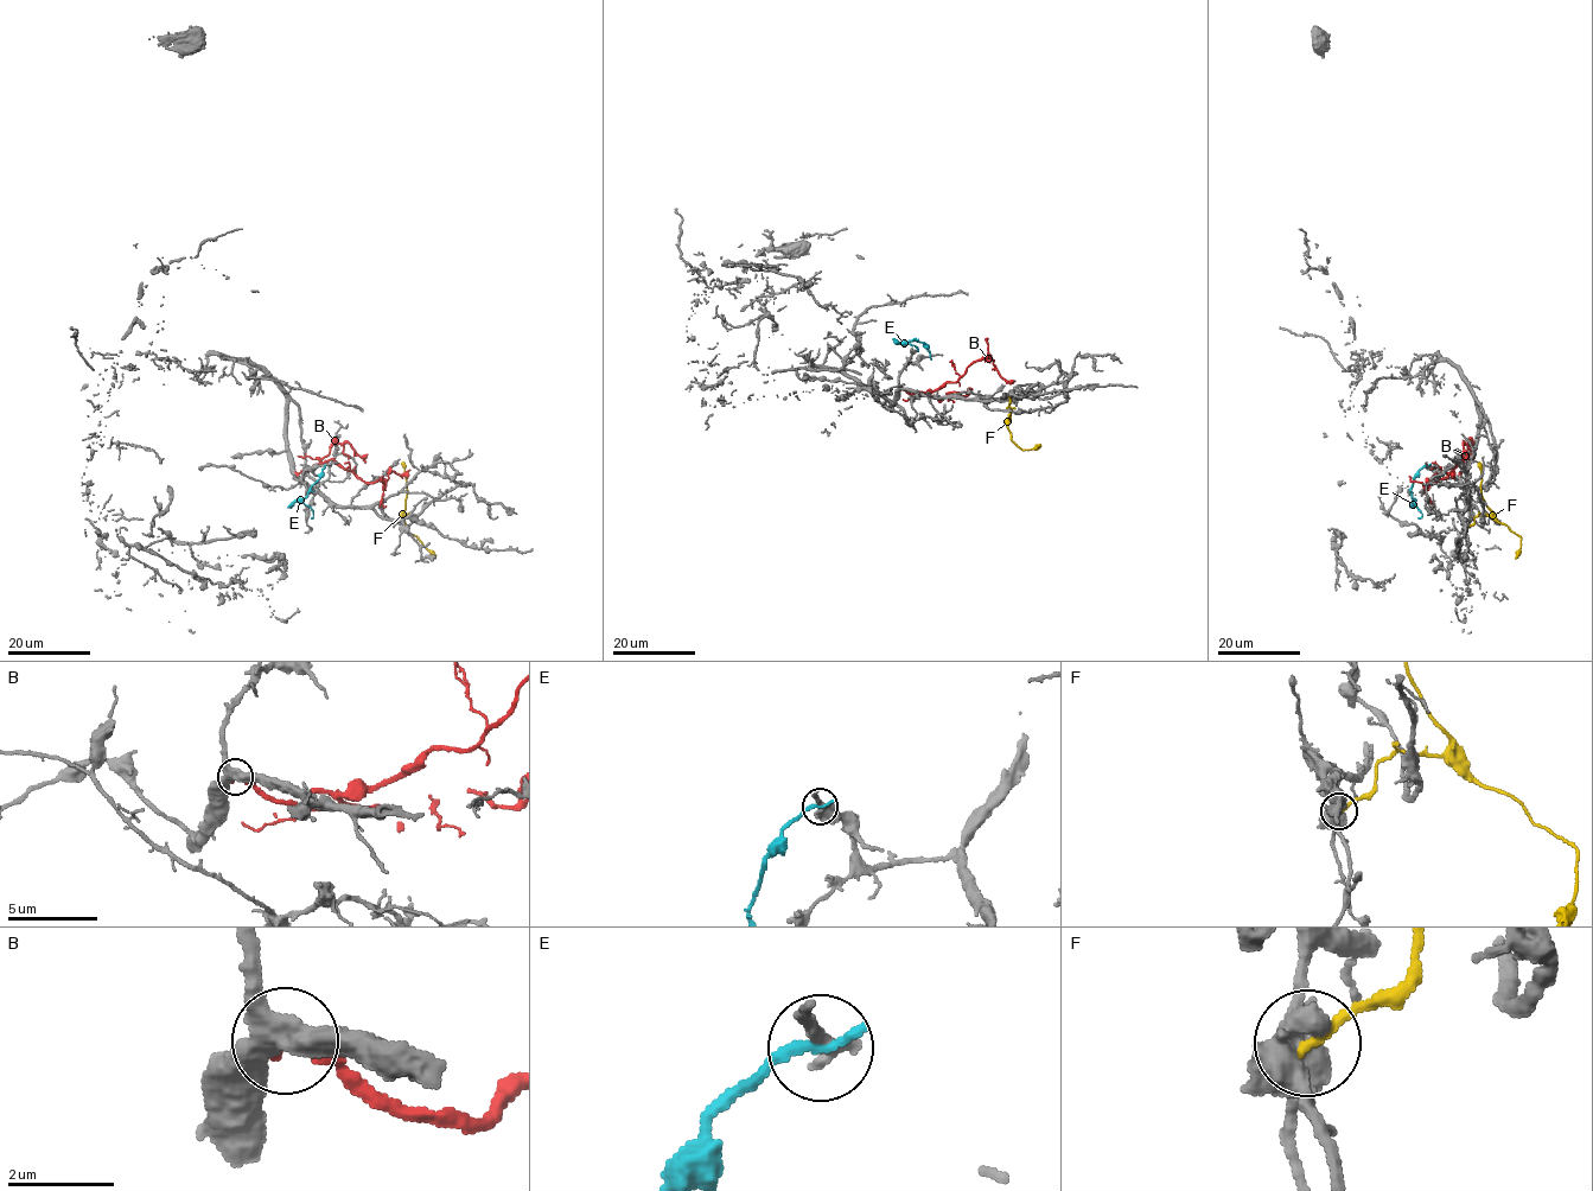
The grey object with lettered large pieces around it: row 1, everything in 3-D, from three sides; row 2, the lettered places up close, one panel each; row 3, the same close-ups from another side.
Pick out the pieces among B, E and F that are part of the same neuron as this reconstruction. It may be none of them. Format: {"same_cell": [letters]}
{"same_cell": []}

